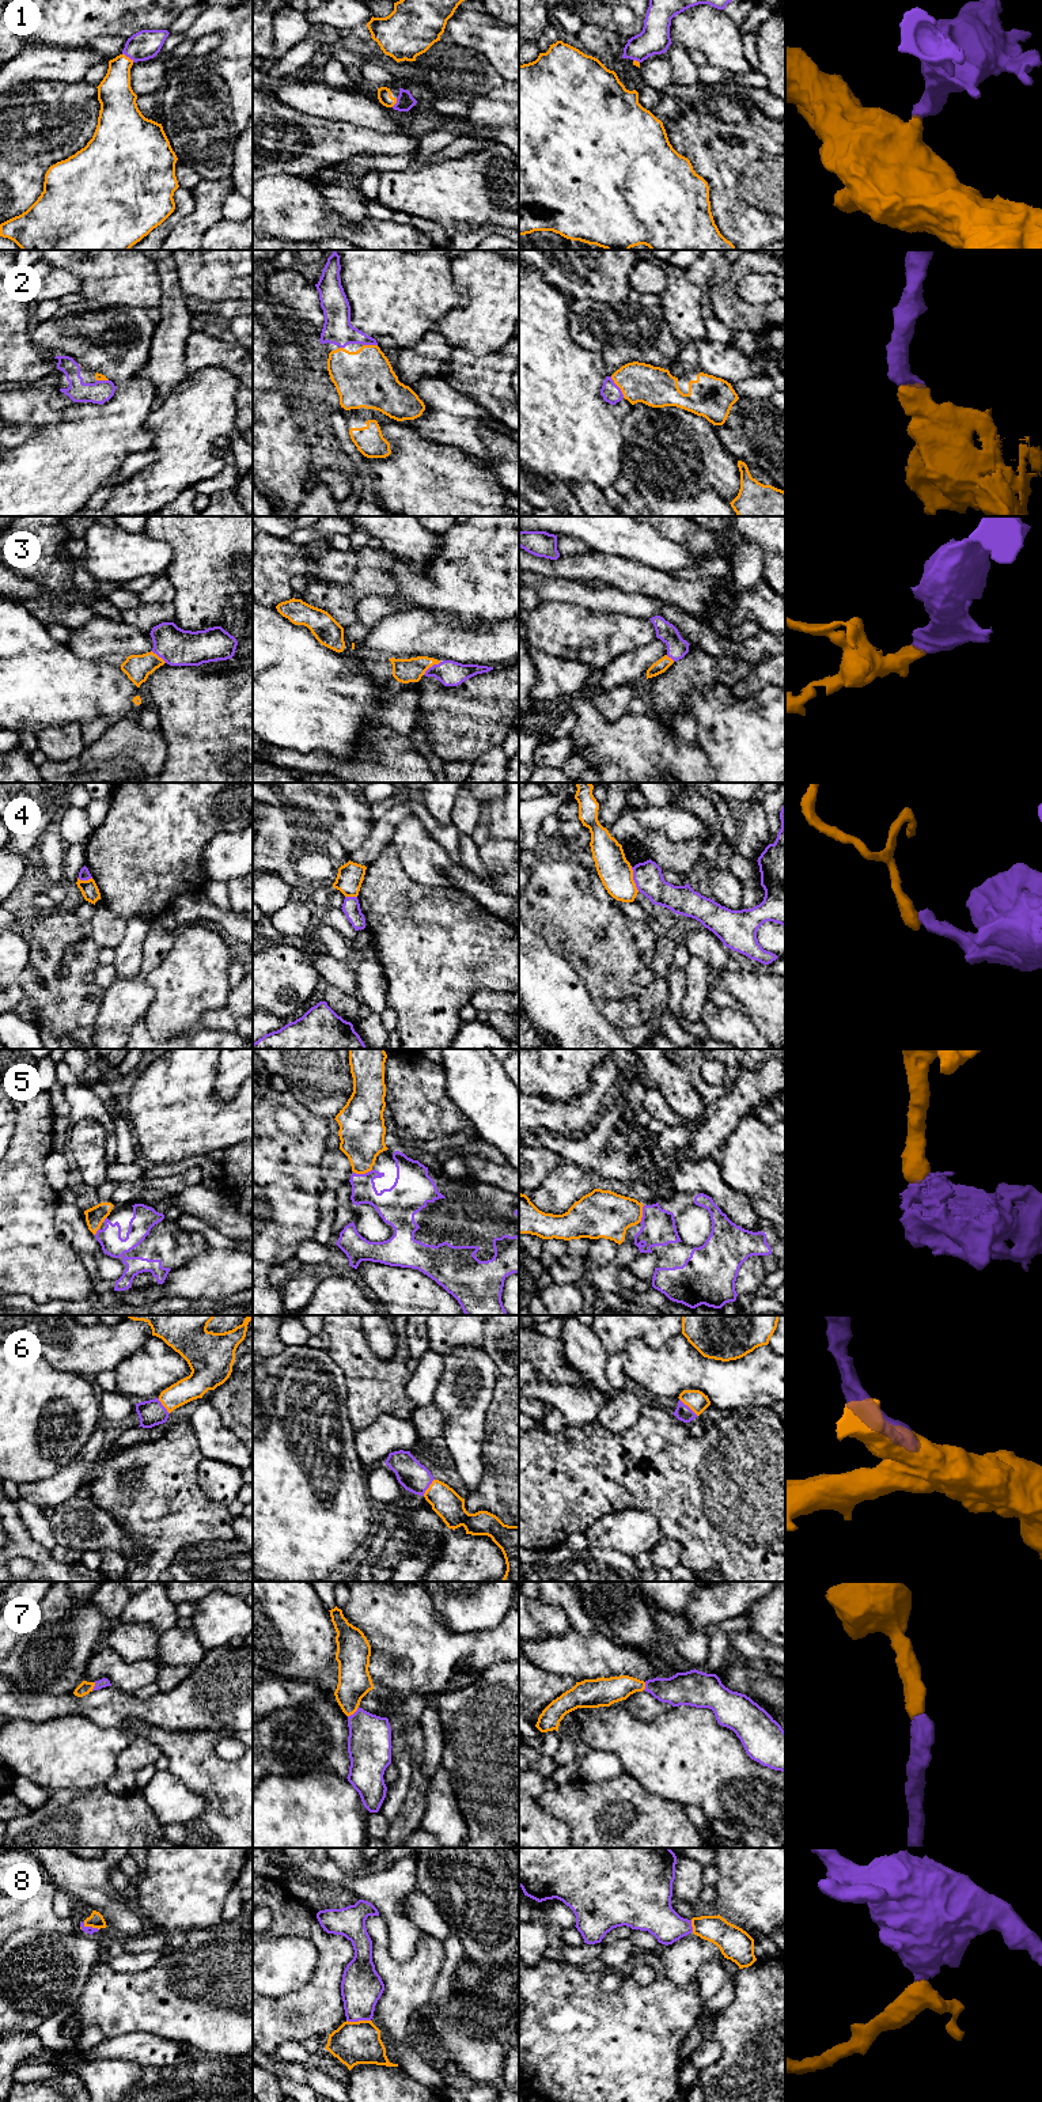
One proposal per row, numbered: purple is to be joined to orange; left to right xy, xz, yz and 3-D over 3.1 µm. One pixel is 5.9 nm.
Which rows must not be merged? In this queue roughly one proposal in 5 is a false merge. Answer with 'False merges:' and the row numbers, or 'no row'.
False merges: 4, 8

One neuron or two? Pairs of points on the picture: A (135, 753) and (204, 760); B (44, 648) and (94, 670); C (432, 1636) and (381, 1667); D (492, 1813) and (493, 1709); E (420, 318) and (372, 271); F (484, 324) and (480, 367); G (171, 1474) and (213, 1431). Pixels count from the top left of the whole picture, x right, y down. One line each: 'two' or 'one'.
A: two
B: one
C: one
D: one
E: one
F: two
G: two

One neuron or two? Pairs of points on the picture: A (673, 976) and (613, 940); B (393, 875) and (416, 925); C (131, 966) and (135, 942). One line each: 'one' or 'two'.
A: two
B: one
C: one

